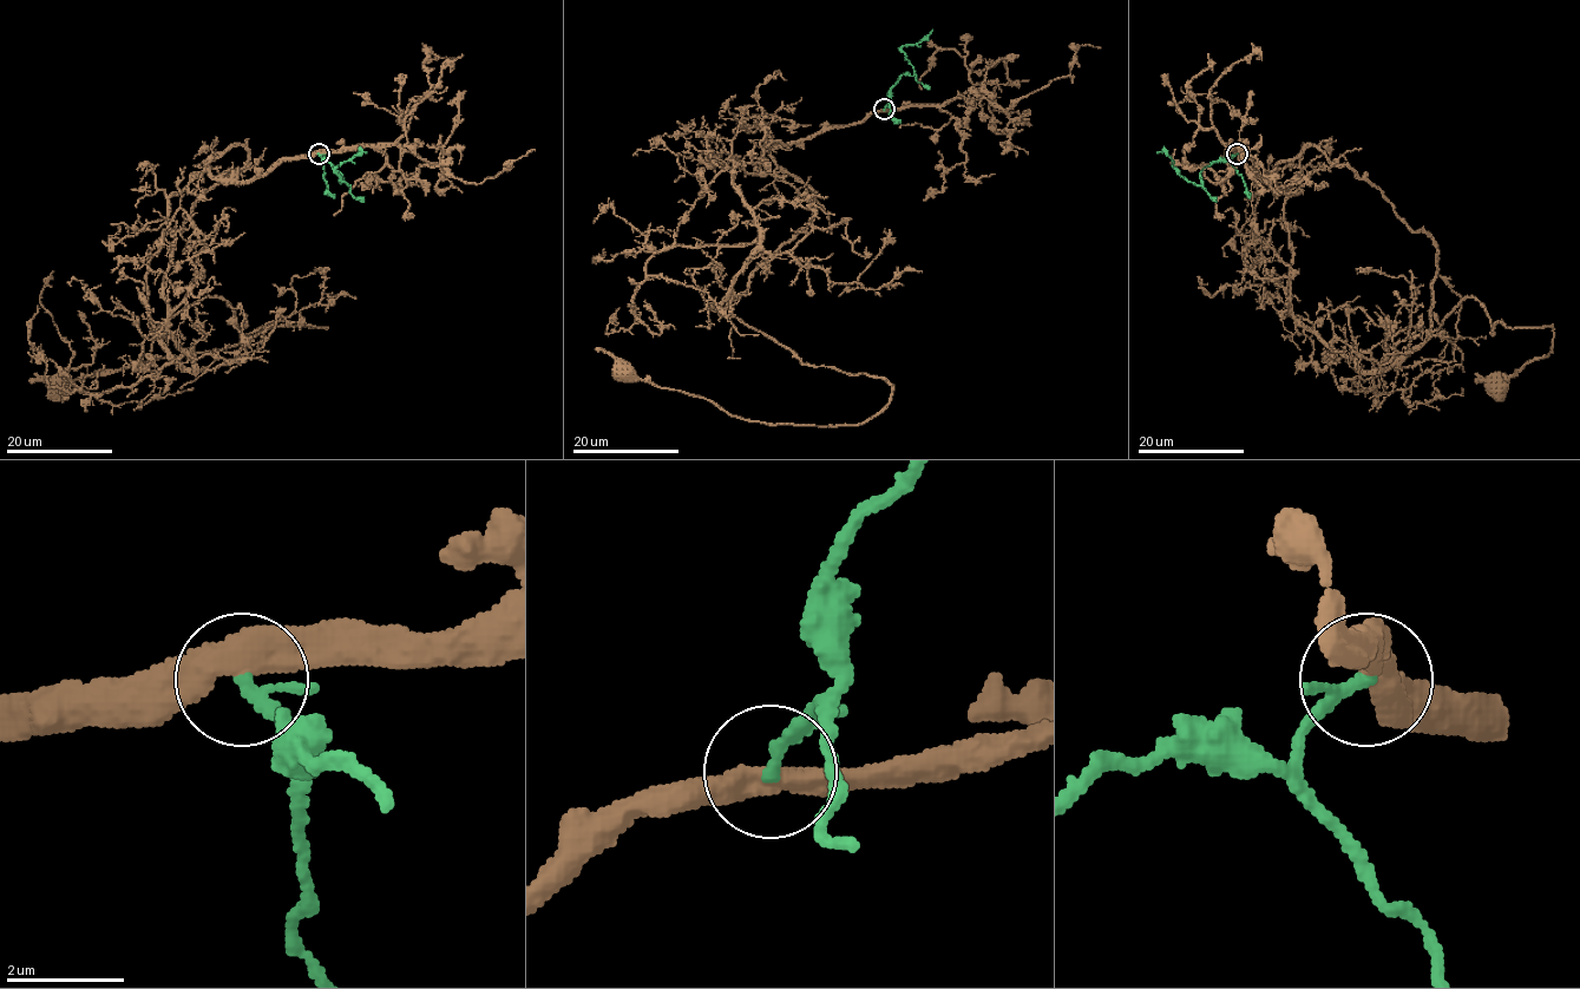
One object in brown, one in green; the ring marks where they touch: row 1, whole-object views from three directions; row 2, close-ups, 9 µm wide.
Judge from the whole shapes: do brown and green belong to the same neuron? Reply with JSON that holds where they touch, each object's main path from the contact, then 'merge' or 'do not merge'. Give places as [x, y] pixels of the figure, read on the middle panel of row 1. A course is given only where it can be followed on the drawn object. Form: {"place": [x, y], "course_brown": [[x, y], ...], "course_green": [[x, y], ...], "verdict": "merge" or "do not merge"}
{"place": [884, 109], "course_brown": [[885, 109], [773, 148], [813, 218], [713, 308], [891, 399], [771, 424], [623, 369]], "course_green": [[885, 109], [890, 100], [890, 89], [906, 73], [913, 73], [902, 48], [918, 44], [932, 30]], "verdict": "do not merge"}

